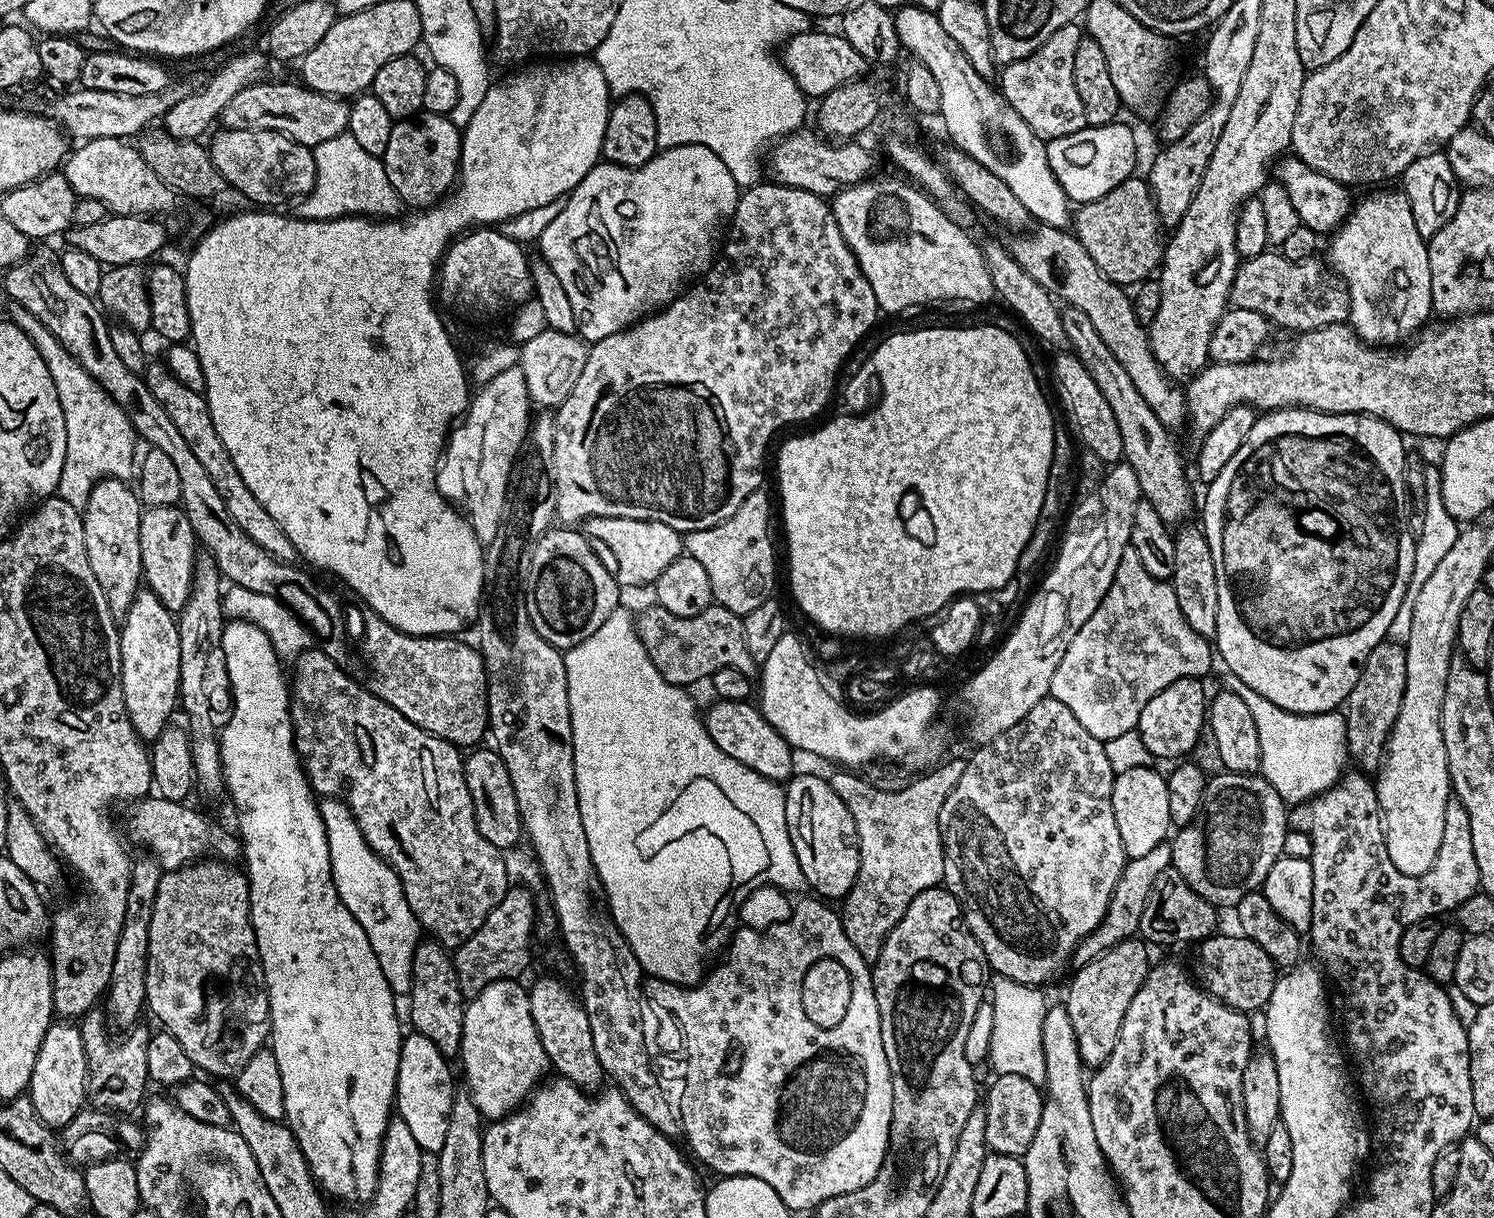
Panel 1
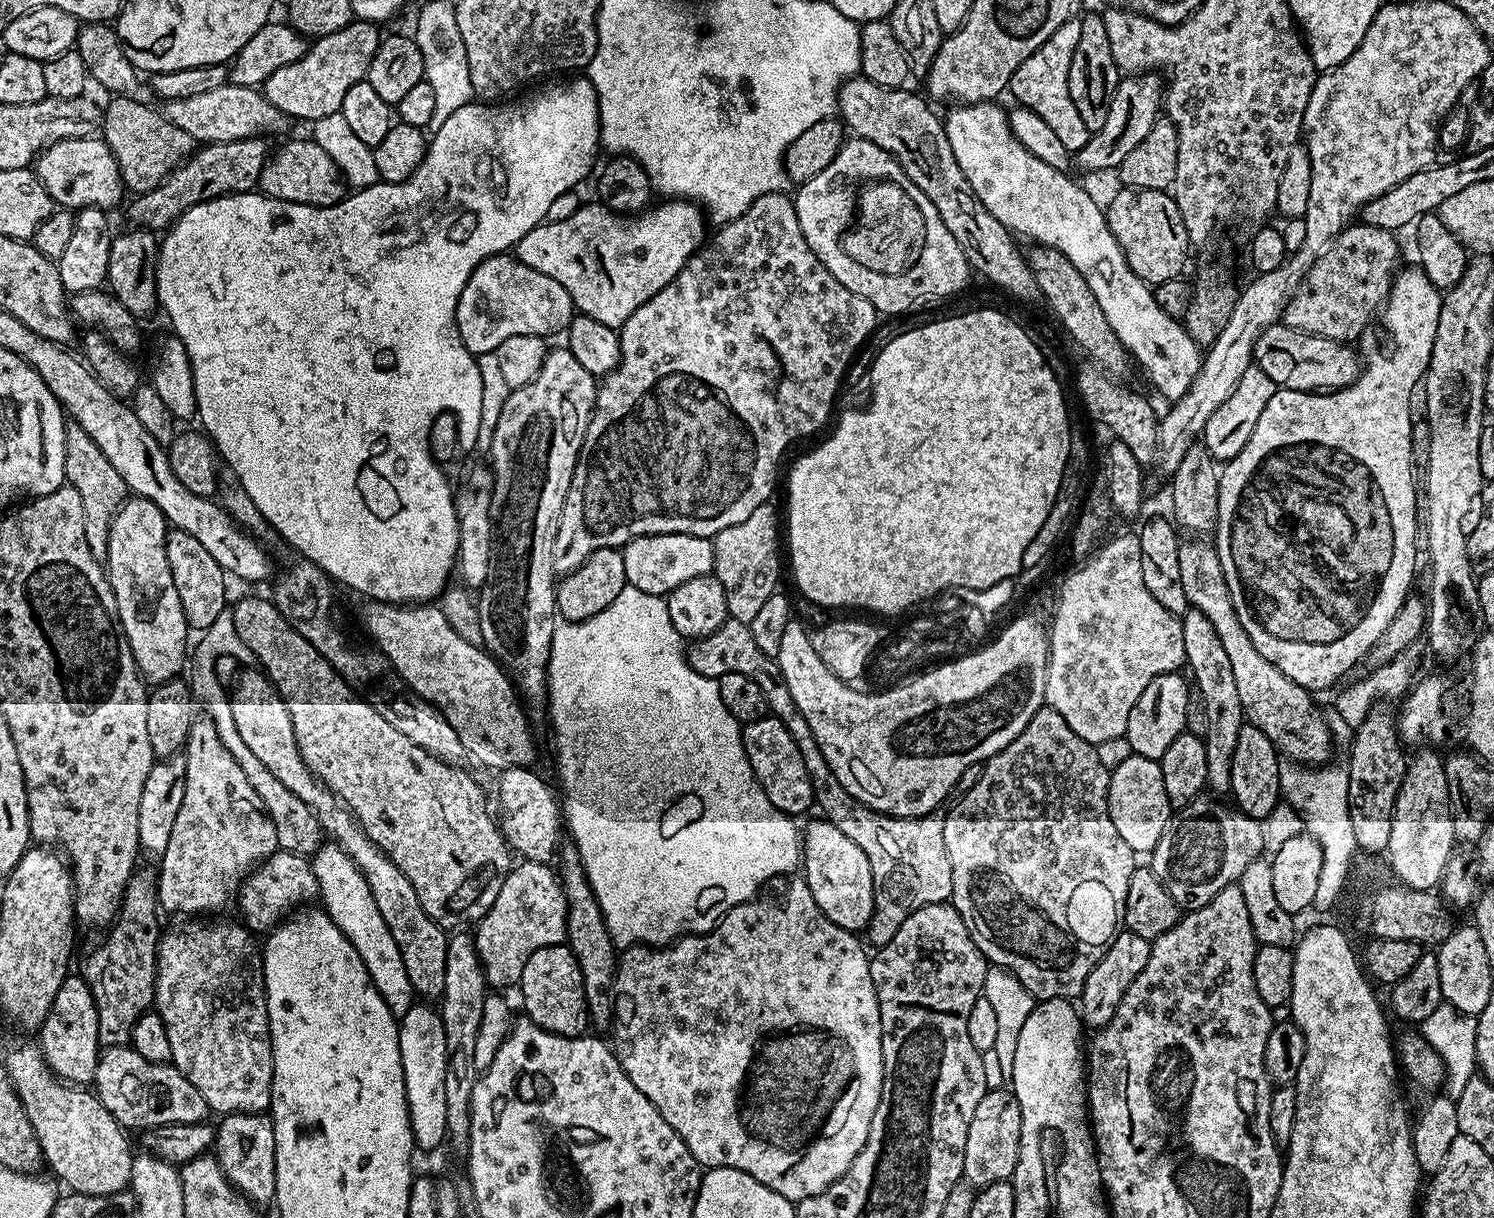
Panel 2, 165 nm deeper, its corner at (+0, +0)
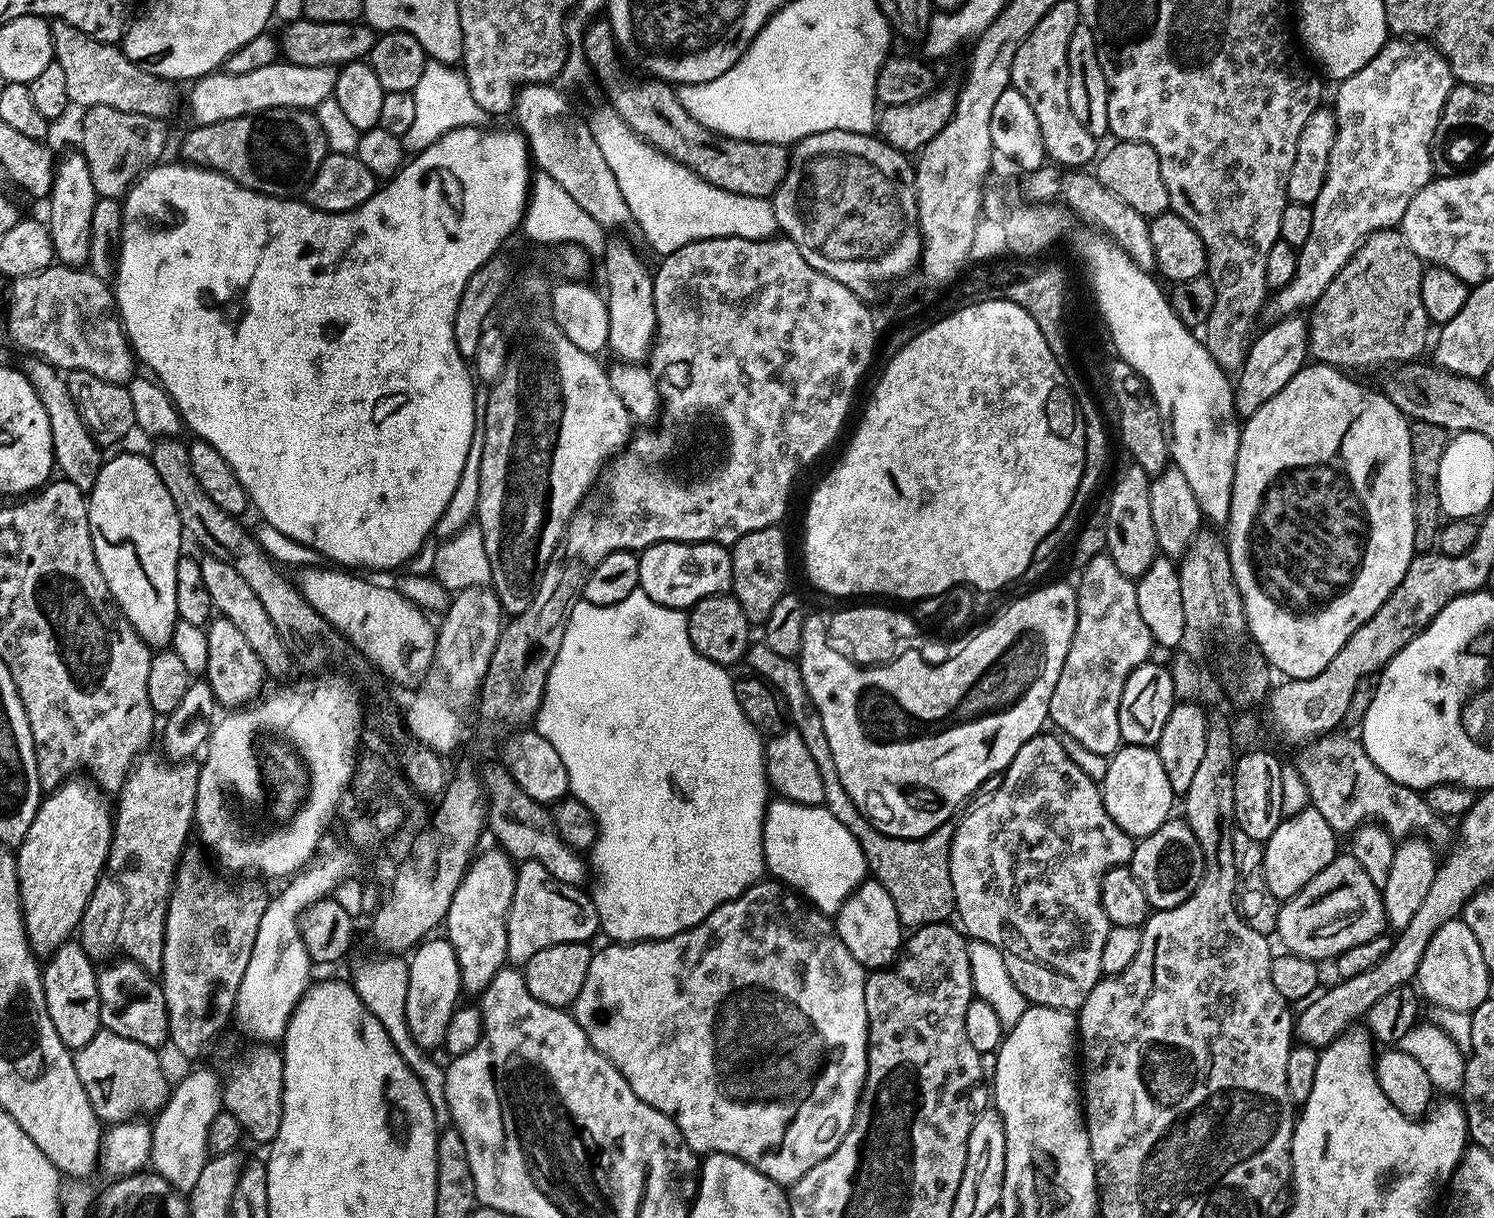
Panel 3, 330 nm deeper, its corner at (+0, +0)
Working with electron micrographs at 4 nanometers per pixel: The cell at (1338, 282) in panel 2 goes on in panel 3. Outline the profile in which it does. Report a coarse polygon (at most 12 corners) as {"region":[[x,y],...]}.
{"region":[[1403,232],[1368,237],[1310,309],[1311,359],[1415,361],[1430,329]]}

